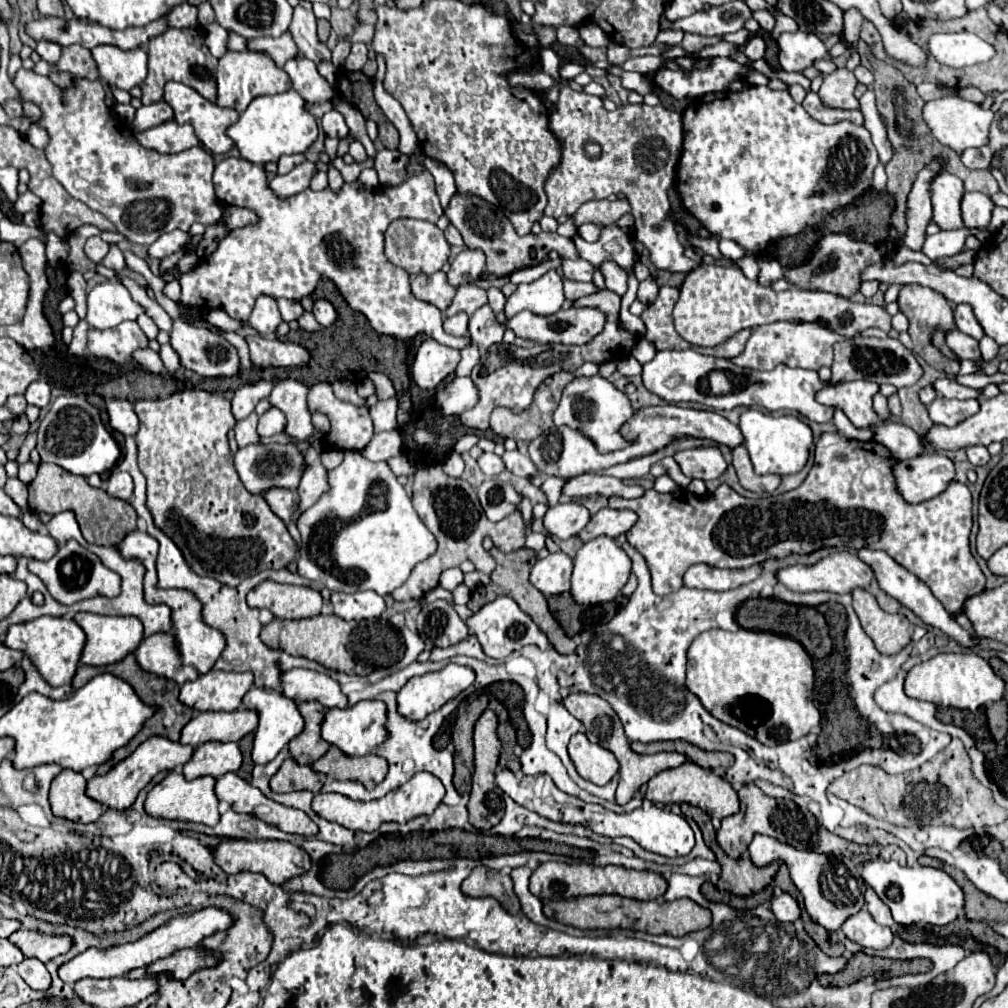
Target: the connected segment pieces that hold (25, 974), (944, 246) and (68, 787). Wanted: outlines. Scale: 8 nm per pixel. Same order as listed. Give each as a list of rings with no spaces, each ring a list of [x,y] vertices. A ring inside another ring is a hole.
[[[36,958],[22,960],[22,964],[18,964],[18,972],[26,980],[26,984],[30,984],[30,988],[34,990],[48,990],[52,984],[52,976],[46,964]]]
[[[960,228],[960,230],[942,230],[934,236],[928,236],[922,252],[930,258],[930,260],[938,260],[938,258],[946,258],[946,256],[954,256],[958,252],[962,252],[964,248],[964,240],[972,230],[968,228]]]
[[[62,770],[50,788],[50,804],[54,816],[90,824],[96,822],[104,806],[86,796],[86,778],[74,770]]]

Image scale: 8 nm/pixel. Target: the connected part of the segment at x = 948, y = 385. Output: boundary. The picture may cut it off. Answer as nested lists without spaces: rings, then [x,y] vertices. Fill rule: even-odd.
[[[948,378],[936,380],[934,382],[934,388],[944,398],[960,398],[960,400],[964,400],[964,398],[976,398],[976,400],[980,400],[982,398],[982,390],[974,390],[974,388],[968,388],[968,386],[960,386],[958,382],[948,380]]]

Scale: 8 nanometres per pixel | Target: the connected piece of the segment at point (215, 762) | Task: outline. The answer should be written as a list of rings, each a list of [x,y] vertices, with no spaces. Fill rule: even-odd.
[[[206,742],[200,744],[190,762],[184,764],[188,780],[200,776],[220,778],[226,772],[238,772],[242,766],[242,750],[238,742]]]

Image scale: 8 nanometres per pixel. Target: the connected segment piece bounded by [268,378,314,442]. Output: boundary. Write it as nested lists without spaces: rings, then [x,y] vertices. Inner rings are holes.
[[[288,378],[288,380],[280,380],[268,398],[270,404],[280,408],[288,418],[284,432],[288,436],[298,438],[300,442],[306,442],[306,438],[314,434],[306,396],[308,396],[308,386],[300,380]]]

